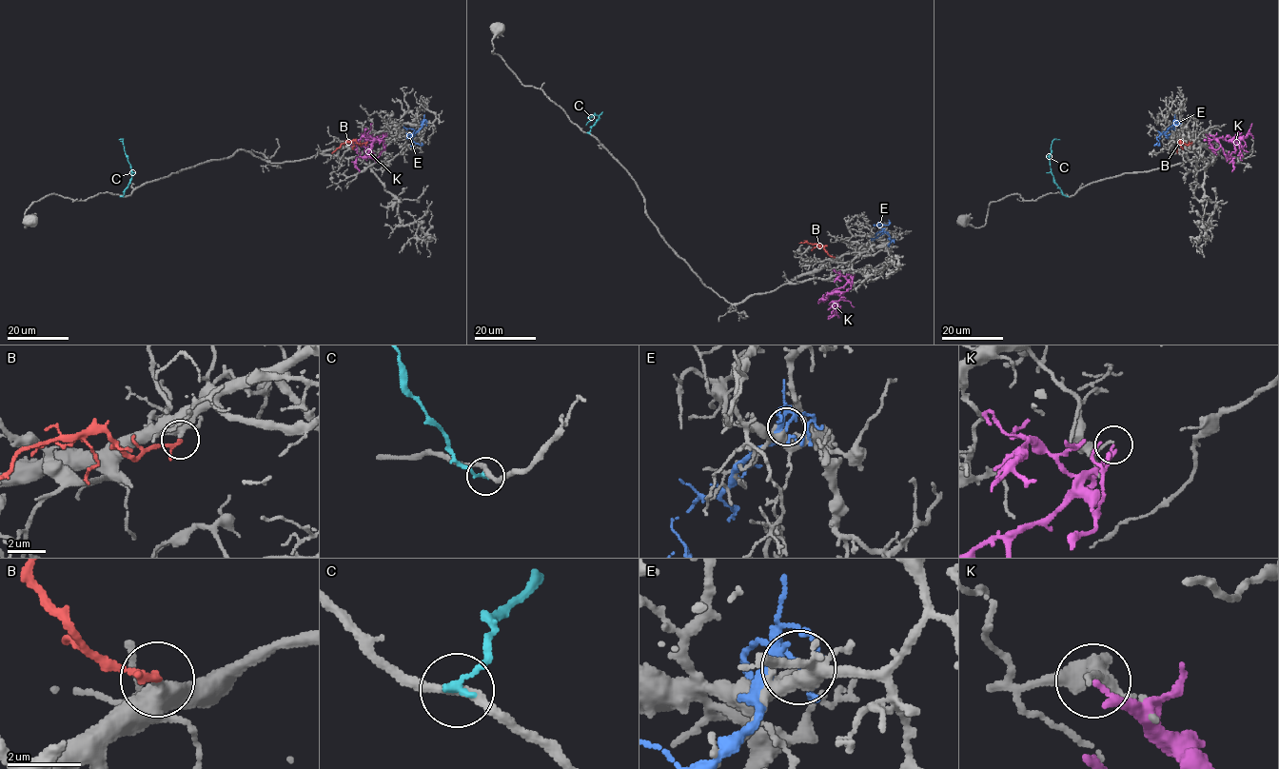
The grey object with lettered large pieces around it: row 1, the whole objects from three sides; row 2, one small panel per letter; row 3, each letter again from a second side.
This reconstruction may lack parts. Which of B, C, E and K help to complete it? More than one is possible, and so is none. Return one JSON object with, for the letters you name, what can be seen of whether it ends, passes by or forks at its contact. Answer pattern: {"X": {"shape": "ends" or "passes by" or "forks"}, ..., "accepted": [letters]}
{"B": {"shape": "ends"}, "accepted": ["B"]}

